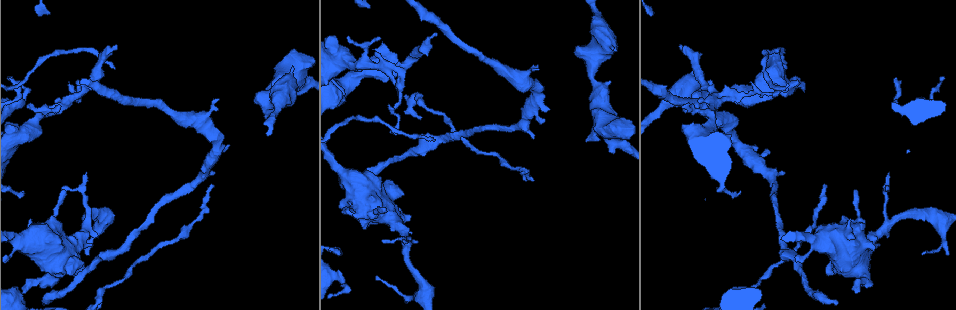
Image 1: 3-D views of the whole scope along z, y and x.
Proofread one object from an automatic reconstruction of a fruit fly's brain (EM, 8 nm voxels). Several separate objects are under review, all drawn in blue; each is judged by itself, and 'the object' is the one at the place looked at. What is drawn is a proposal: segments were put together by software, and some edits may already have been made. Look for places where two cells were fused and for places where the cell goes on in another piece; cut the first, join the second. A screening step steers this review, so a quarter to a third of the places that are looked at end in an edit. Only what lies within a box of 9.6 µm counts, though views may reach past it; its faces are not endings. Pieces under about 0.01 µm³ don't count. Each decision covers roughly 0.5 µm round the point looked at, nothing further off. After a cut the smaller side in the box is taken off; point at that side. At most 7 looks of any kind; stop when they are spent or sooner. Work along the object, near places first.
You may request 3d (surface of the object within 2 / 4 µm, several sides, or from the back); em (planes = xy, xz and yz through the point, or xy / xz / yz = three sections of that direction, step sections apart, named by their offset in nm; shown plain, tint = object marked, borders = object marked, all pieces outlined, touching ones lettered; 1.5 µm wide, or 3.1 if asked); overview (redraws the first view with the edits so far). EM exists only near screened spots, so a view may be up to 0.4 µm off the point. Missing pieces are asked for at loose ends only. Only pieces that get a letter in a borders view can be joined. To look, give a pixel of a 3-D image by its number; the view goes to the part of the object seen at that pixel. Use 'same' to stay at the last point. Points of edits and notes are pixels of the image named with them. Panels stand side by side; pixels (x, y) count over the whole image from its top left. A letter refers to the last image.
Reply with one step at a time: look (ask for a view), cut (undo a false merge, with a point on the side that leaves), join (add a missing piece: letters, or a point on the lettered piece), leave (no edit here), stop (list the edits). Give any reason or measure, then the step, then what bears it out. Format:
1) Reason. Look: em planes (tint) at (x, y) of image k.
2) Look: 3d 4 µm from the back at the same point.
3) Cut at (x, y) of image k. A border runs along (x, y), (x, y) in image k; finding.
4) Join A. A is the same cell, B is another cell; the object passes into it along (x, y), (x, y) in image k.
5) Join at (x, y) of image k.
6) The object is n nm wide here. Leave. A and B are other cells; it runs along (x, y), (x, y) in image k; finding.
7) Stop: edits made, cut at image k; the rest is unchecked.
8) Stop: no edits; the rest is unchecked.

Tapers out. Look: em planes (borders) at (539, 69) of image 1.

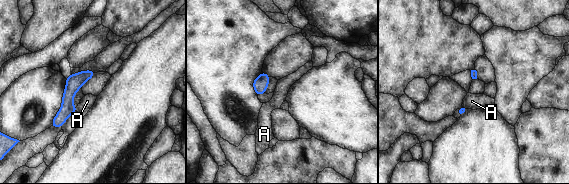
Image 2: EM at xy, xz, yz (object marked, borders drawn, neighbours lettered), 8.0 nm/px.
Leave. A is another cell; it runs along (90, 72), (70, 90), (61, 121) in image 2; none of them fits.

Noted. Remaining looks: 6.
End of a long branch. Look: 3d 2 µm at (531, 181) of image 1.

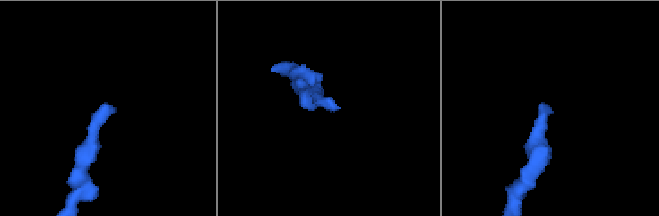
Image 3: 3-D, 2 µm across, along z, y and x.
Look: em planes (tint) at (338, 109) of image 3.

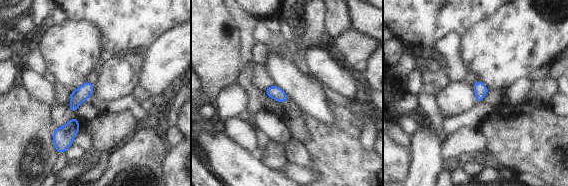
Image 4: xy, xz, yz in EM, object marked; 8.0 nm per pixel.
Look: em planes (borders) at the same point.

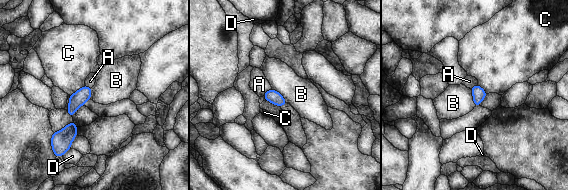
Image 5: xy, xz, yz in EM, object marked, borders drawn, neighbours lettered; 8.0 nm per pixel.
The longest contact is with C, 160 nm. Leave. A, B, C and D are other cells; none of them fits.

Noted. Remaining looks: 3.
An open end. Look: em planes (tint) at (887, 174) of image 1.

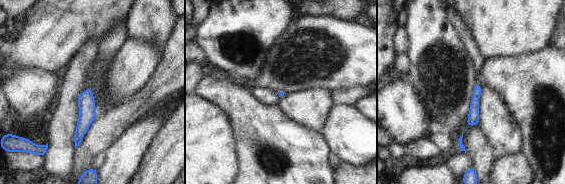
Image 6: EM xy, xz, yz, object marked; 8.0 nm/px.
What lies round it. Look: em planes (borders) at the same point.

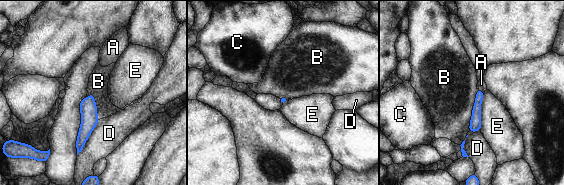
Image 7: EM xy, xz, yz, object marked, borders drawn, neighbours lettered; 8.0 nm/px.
Join A. A is the same cell, B, C, D and E are other cells; it goes on there.

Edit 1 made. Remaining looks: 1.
Stop: edits made, join at image 7; the rest is unchecked.

